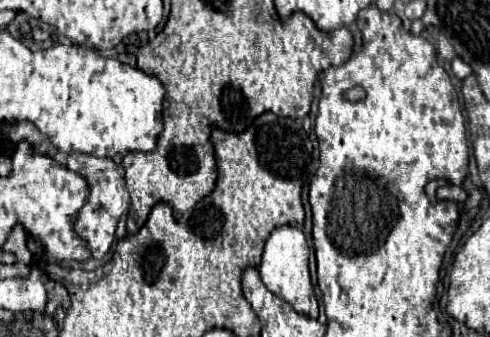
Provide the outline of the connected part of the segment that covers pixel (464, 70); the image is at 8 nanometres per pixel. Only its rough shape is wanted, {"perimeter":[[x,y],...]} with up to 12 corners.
{"perimeter":[[453,57],[451,69],[459,79],[469,77],[473,71],[461,59]]}

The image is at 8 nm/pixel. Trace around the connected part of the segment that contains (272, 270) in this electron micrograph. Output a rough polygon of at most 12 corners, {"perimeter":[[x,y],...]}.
{"perimeter":[[277,227],[261,281],[297,313],[317,319],[303,231]]}

